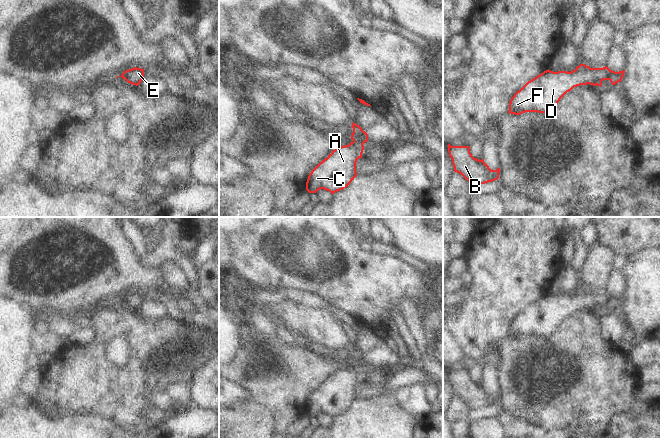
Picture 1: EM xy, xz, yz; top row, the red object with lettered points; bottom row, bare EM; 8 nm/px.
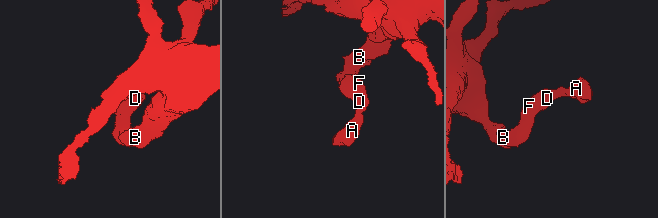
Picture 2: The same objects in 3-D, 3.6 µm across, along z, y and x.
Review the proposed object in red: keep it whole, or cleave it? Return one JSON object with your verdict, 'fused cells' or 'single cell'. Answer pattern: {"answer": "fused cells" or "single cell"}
{"answer": "single cell"}

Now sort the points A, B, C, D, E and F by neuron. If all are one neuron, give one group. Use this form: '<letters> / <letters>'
A B C D E F

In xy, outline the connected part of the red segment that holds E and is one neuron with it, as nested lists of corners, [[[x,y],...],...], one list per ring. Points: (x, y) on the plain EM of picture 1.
[[[135,291],[124,295],[122,299],[117,300],[117,302],[118,301],[122,301],[128,307],[138,310],[144,301],[144,293]]]

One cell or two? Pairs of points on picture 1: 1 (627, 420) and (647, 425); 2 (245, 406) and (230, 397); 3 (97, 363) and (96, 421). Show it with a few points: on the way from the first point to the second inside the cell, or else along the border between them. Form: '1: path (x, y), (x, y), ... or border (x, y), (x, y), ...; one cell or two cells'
1: path (632, 424), (642, 425); one cell
2: border (252, 399), (238, 401), (234, 404); two cells
3: border (73, 412), (98, 413), (118, 423); two cells

